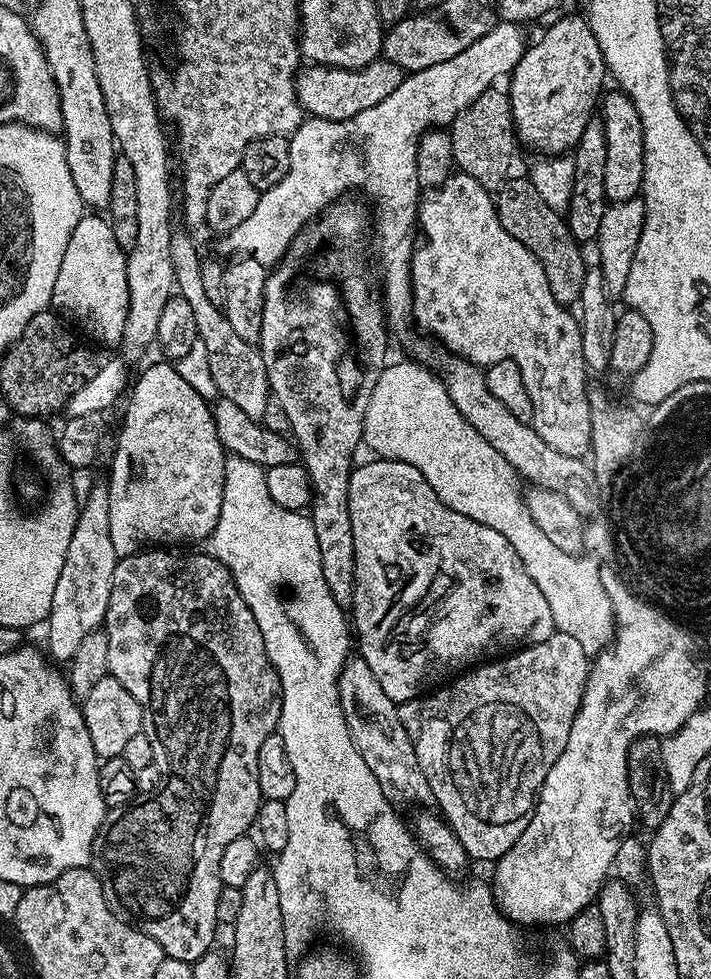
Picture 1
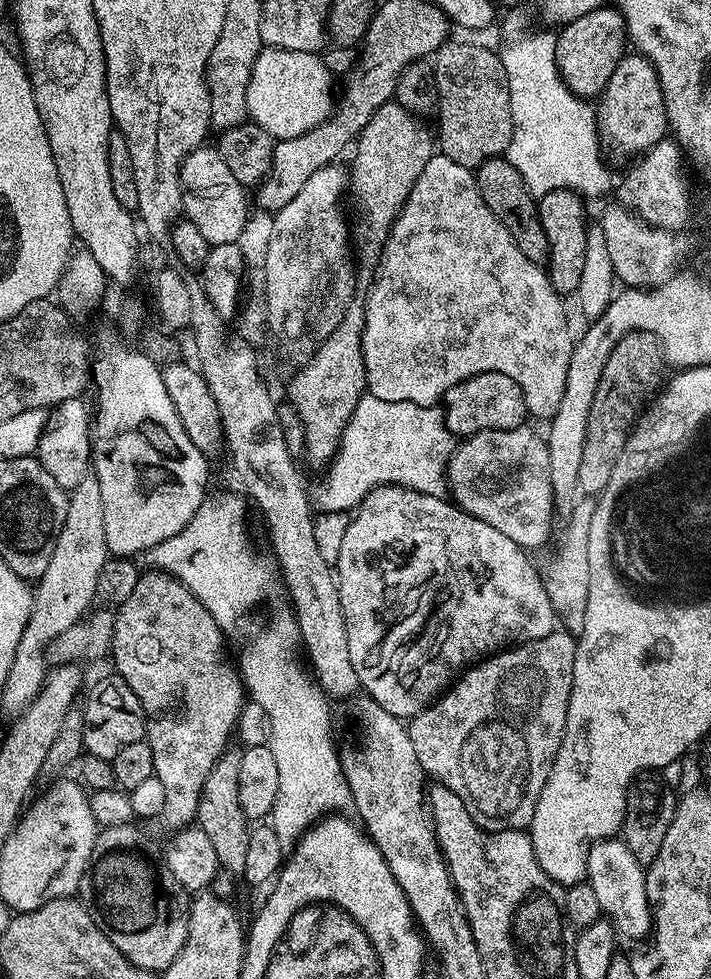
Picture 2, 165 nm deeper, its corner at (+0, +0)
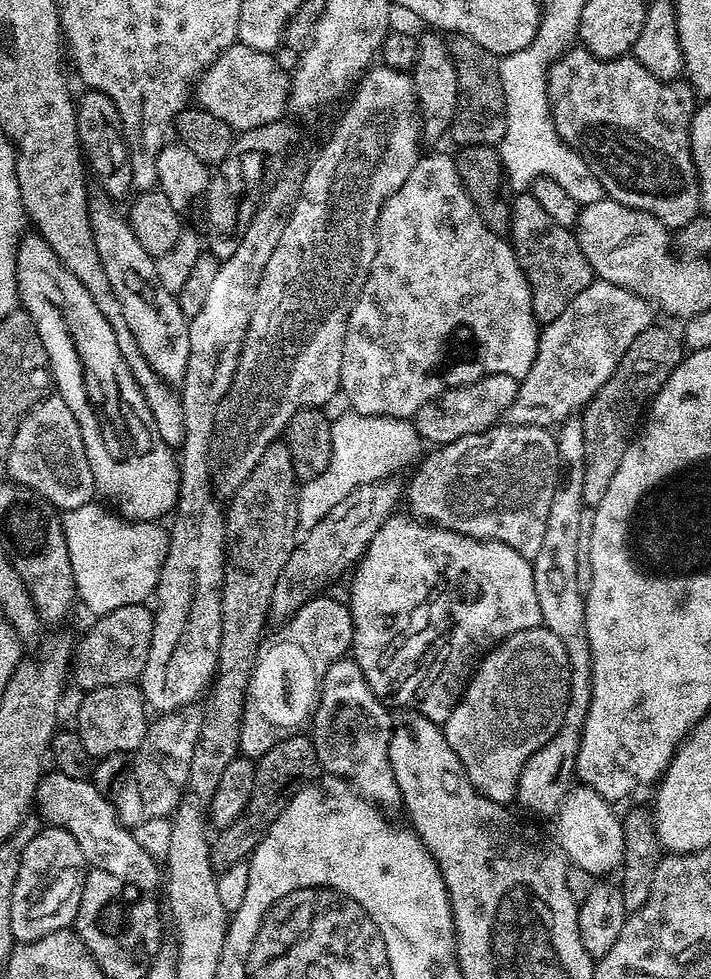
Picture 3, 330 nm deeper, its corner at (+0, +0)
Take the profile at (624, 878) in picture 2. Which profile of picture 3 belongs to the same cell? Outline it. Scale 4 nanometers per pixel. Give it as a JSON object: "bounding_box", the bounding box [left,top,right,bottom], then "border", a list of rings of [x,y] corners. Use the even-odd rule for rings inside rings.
{"bounding_box":[555,786,624,878],"border":[[[576,786],[569,791],[555,817],[558,847],[564,853],[569,865],[592,873],[597,878],[604,878],[607,872],[615,873],[624,862],[624,825],[619,815],[612,813],[613,805],[603,800],[592,788]]]}

